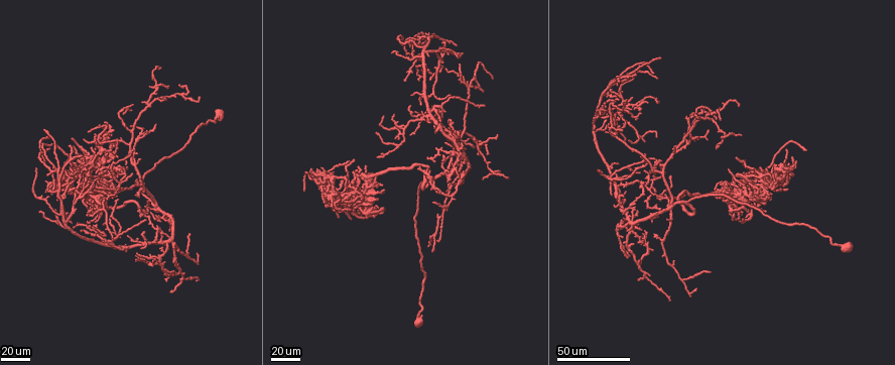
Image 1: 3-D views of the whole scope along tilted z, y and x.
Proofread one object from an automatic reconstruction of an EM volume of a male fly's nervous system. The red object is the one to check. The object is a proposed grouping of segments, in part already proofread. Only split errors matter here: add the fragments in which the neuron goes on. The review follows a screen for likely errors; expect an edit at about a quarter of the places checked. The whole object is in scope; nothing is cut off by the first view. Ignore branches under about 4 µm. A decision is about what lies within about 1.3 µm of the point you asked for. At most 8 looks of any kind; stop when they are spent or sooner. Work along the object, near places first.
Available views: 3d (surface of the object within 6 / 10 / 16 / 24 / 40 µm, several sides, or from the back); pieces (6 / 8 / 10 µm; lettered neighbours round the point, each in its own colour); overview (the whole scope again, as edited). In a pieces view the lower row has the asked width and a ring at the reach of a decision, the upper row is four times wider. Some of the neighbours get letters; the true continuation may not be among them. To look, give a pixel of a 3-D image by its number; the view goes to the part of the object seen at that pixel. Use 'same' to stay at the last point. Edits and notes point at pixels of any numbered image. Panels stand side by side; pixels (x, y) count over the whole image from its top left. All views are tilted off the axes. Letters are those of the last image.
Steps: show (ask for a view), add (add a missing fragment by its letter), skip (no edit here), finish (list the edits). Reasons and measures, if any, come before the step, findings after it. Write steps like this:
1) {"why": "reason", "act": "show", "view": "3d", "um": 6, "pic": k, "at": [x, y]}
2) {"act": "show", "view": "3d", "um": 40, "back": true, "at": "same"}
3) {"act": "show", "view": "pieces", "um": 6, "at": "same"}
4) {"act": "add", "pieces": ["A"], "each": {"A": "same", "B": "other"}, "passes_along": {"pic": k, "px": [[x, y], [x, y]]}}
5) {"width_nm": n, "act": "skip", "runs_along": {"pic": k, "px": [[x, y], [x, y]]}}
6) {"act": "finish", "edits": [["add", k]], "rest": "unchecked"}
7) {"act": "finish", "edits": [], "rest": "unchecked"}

{"why": "branch stops here", "act": "show", "view": "3d", "um": 24, "pic": 1, "at": [791, 175]}

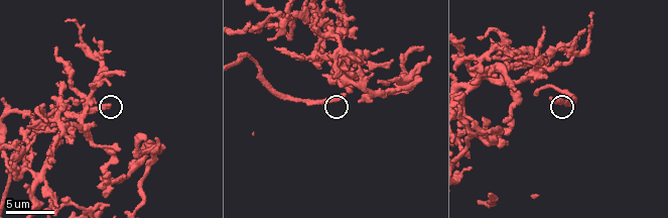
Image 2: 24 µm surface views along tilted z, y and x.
{"act": "show", "view": "pieces", "um": 10, "pic": 2, "at": [344, 93]}

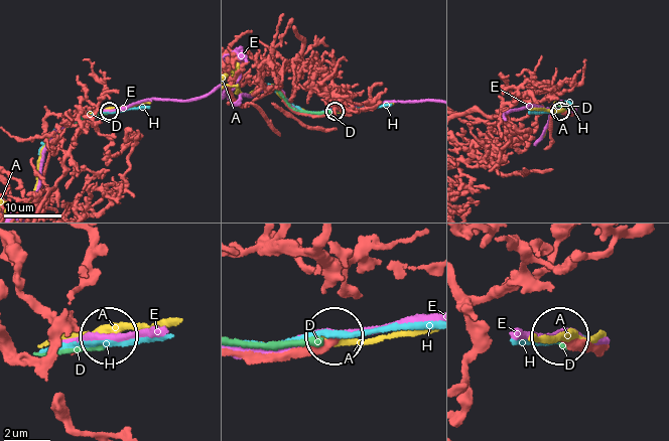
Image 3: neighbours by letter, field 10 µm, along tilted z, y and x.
{"act": "skip", "each": {"A": "other", "D": "other", "E": "other", "H": "other"}, "found": "no lettered fragment goes on from it"}

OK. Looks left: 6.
{"why": "free end", "act": "show", "view": "3d", "um": 24, "pic": 1, "at": [775, 192]}

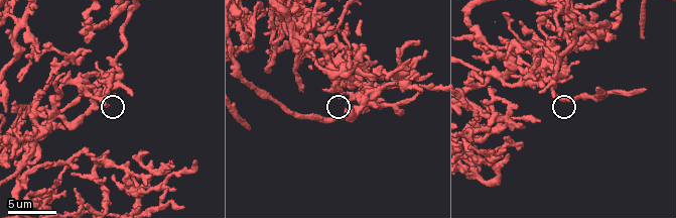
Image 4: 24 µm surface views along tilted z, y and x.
{"why": "what lies round it", "act": "show", "view": "pieces", "um": 10, "pic": 4, "at": [553, 97]}

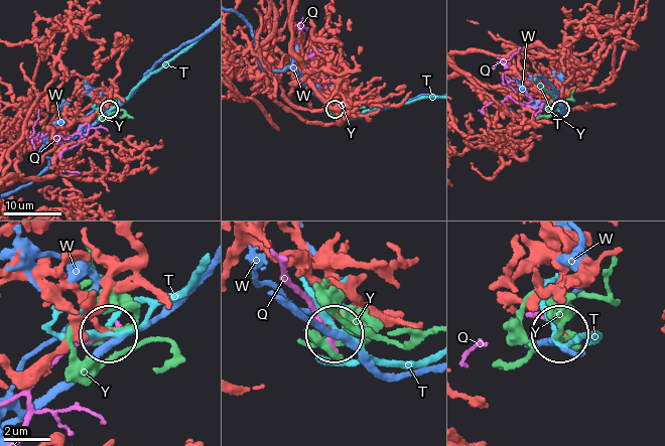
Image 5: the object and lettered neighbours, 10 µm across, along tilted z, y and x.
{"act": "skip", "each": {"Q": "other", "T": "other", "W": "other", "Y": "other"}, "found": "no lettered fragment goes on from it"}

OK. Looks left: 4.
{"why": "an open end", "act": "show", "view": "3d", "um": 6, "pic": 4, "at": [599, 86]}

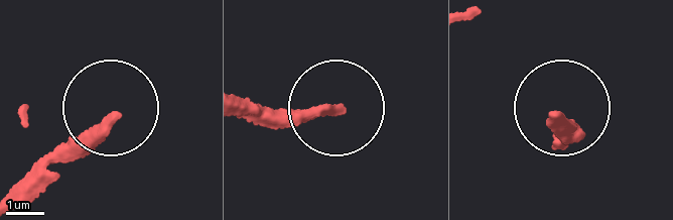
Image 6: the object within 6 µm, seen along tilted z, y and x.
{"why": "see the neighbours", "act": "show", "view": "pieces", "um": 10, "pic": 6, "at": [558, 118]}

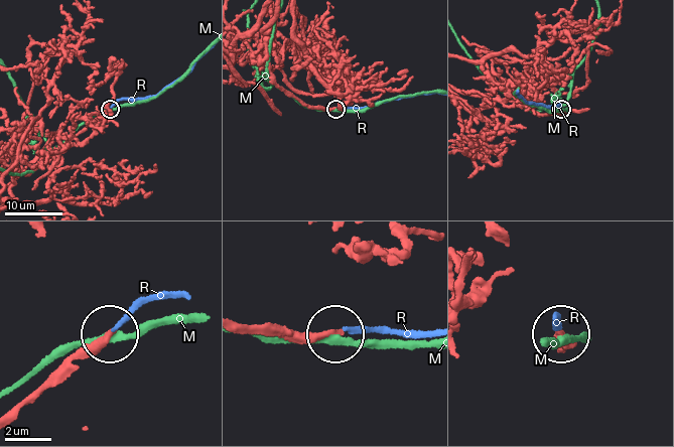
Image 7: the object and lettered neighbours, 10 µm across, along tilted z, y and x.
{"act": "skip", "each": {"M": "other", "R": "other"}, "runs_along": {"pic": 7, "px": [[239, 321], [270, 322], [301, 333], [332, 330]]}, "found": "none of them fits"}

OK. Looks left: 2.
{"why": "branch stops here", "act": "show", "view": "3d", "um": 24, "pic": 1, "at": [327, 208]}

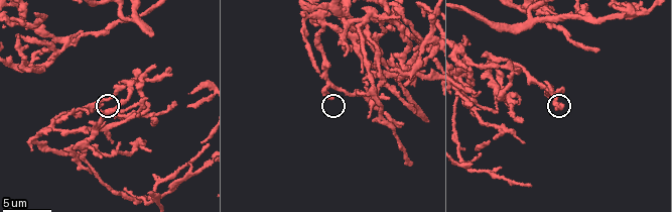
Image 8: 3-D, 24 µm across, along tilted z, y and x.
{"act": "show", "view": "pieces", "um": 8, "pic": 8, "at": [100, 105]}

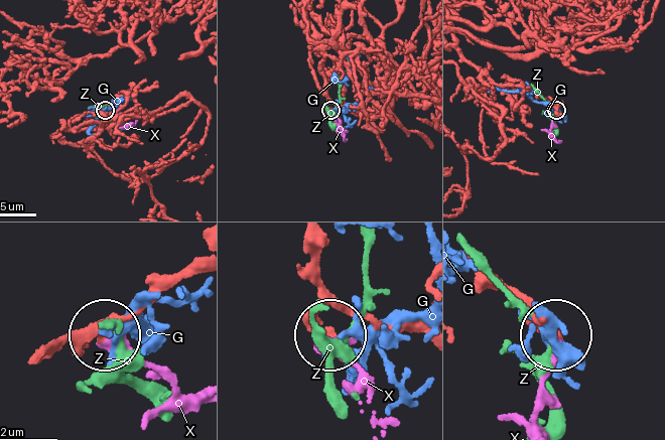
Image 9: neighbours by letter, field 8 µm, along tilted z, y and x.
{"width_nm": 240, "act": "skip", "each": {"G": "other", "X": "other", "Z": "other"}, "found": "none of them fits"}

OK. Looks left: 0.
{"act": "finish", "edits": [], "rest": "unchecked"}

